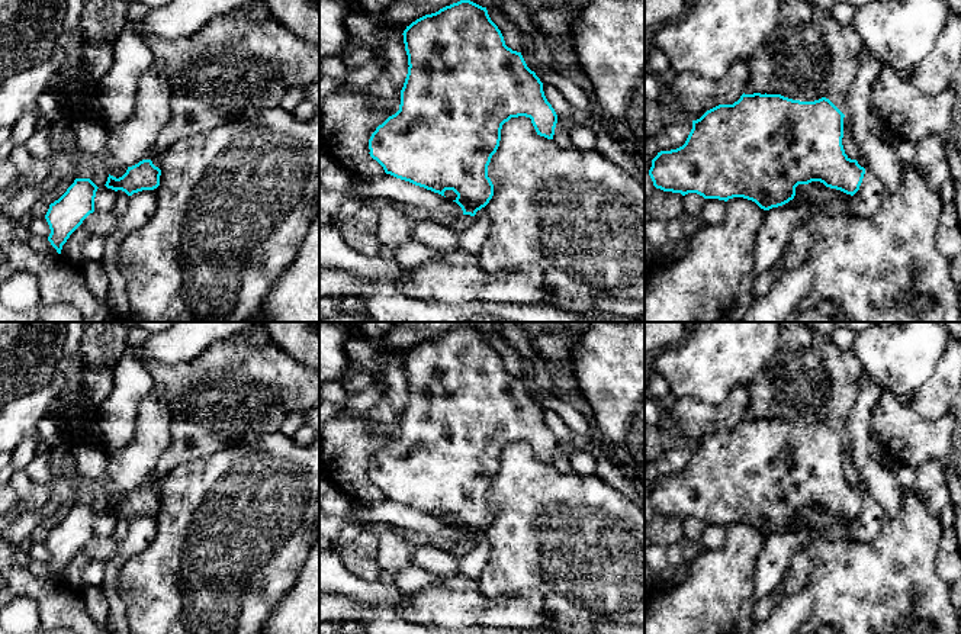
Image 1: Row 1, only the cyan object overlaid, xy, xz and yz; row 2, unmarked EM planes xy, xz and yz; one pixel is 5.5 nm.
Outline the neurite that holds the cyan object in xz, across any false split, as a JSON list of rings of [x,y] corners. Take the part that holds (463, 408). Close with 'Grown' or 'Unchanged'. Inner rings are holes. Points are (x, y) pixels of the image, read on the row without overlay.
[[[460,325],[417,344],[402,360],[409,392],[401,415],[399,435],[372,458],[369,479],[386,499],[441,521],[446,515],[453,515],[457,519],[453,527],[462,532],[463,540],[475,541],[494,521],[488,490],[499,472],[502,450],[511,442],[526,441],[531,444],[537,460],[553,464],[557,440],[544,421],[543,408],[527,392],[521,377],[505,370],[486,332]]]. Unchanged

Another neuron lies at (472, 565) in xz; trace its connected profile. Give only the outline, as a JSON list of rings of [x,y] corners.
[[[482,532],[476,537],[475,547],[460,557],[457,575],[479,580],[491,557],[491,550],[491,543],[488,537]]]

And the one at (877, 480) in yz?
[[[870,456],[867,466],[859,472],[859,483],[856,486],[865,496],[871,496],[881,505],[887,518],[896,518],[900,514],[903,487],[886,460],[877,460]]]

